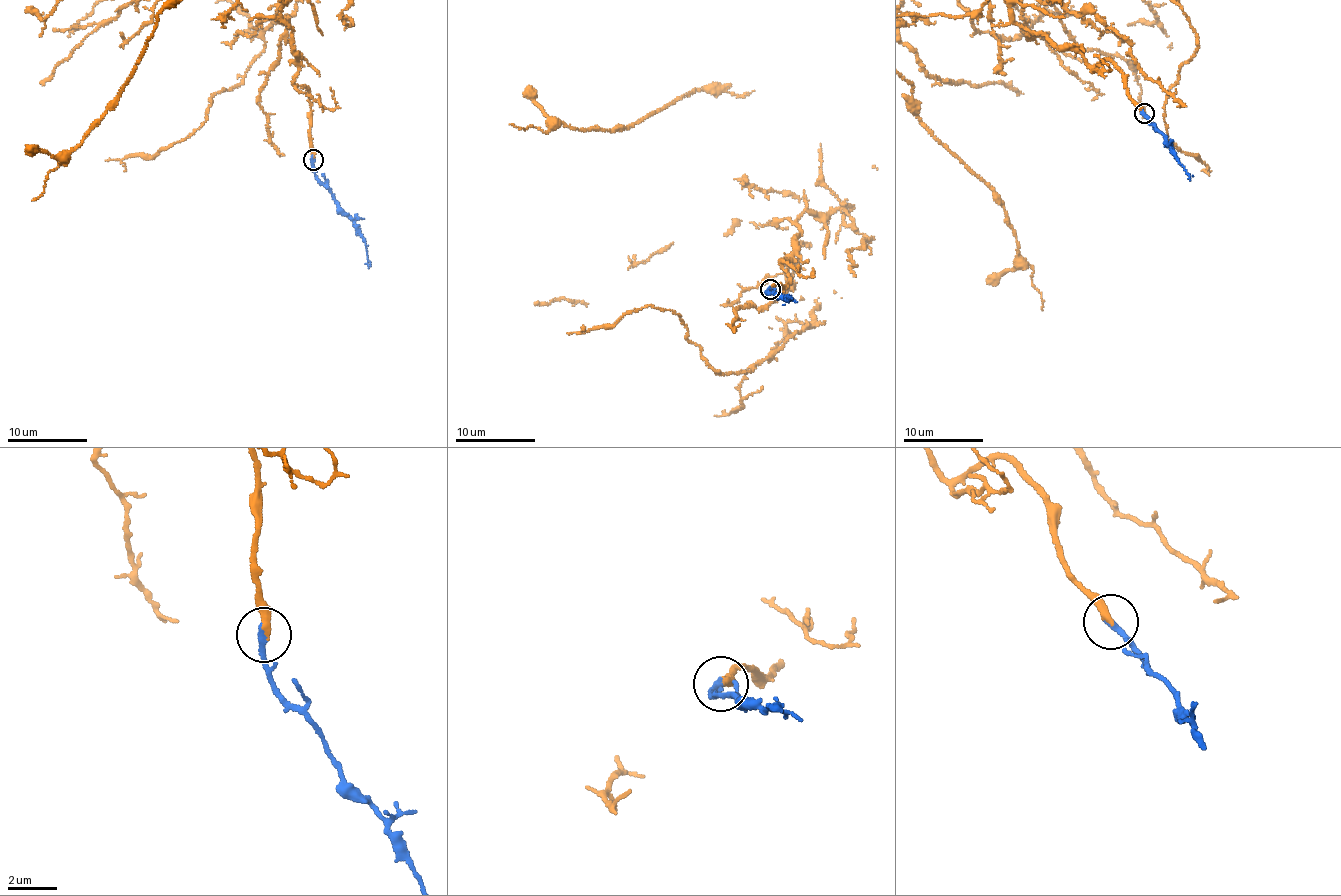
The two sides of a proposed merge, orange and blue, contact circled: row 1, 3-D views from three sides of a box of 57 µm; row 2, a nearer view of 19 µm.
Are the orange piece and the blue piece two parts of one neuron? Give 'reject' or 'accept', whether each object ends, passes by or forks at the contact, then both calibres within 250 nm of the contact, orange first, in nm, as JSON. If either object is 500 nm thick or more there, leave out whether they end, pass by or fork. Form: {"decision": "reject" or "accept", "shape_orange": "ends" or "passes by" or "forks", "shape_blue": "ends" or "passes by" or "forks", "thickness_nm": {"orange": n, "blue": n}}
{"decision": "accept", "shape_orange": "ends", "shape_blue": "ends", "thickness_nm": {"orange": 340, "blue": 320}}

